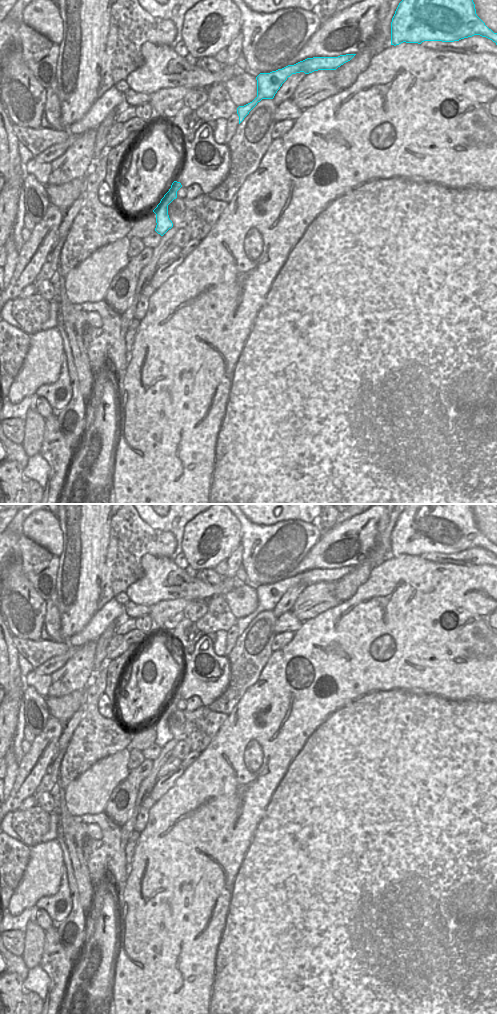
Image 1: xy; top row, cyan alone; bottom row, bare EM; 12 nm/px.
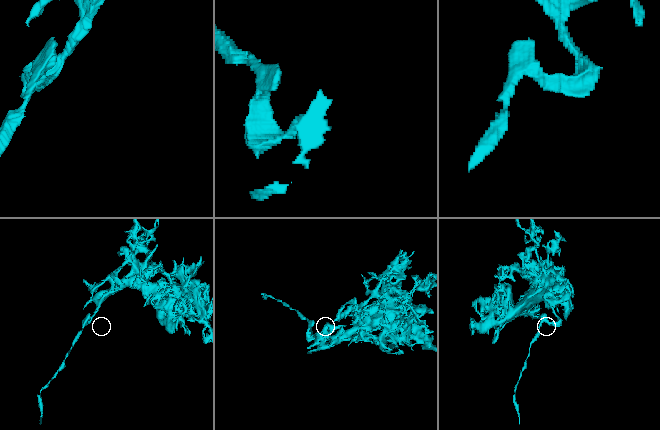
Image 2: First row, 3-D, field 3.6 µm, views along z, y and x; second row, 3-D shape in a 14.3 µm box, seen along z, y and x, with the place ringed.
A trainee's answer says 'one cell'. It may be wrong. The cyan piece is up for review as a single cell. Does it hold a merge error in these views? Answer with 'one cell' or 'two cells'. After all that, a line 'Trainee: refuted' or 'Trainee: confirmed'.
two cells
Trainee: refuted

